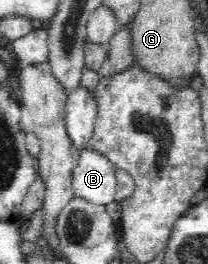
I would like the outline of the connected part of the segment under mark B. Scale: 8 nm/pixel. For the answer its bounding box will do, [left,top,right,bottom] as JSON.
[72,148,117,206]

